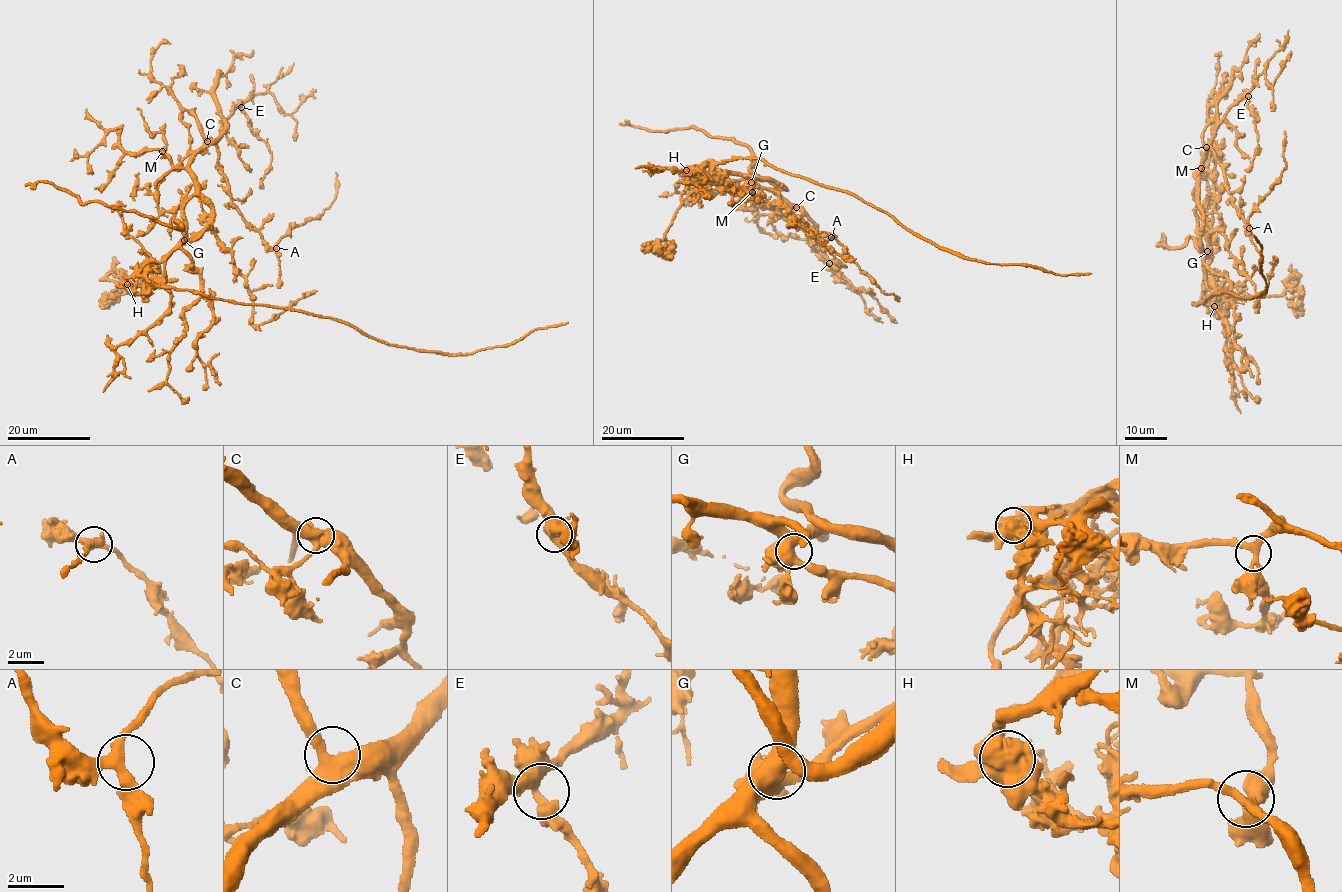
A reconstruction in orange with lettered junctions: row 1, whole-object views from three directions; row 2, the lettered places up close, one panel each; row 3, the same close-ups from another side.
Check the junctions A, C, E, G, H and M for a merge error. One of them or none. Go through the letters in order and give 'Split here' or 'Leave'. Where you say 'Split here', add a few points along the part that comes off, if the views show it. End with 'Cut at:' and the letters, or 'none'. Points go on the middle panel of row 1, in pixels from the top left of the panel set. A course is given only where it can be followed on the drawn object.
A: Leave
C: Leave
E: Leave
G: Leave
H: Split here. Course of the part to remove: (686, 169), (757, 158), (792, 174), (854, 193), (914, 233), (970, 258), (1026, 264), (1056, 275), (1091, 273)
M: Leave
Cut at: H

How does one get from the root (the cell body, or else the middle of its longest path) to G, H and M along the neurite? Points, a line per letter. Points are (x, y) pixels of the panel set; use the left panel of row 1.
G: (163, 287), (155, 287), (165, 273), (164, 259), (184, 240)
H: (163, 287), (152, 286), (144, 293), (137, 294), (127, 284)
M: (163, 287), (155, 287), (165, 273), (164, 257), (183, 238), (183, 204), (196, 192), (196, 182), (162, 151)

